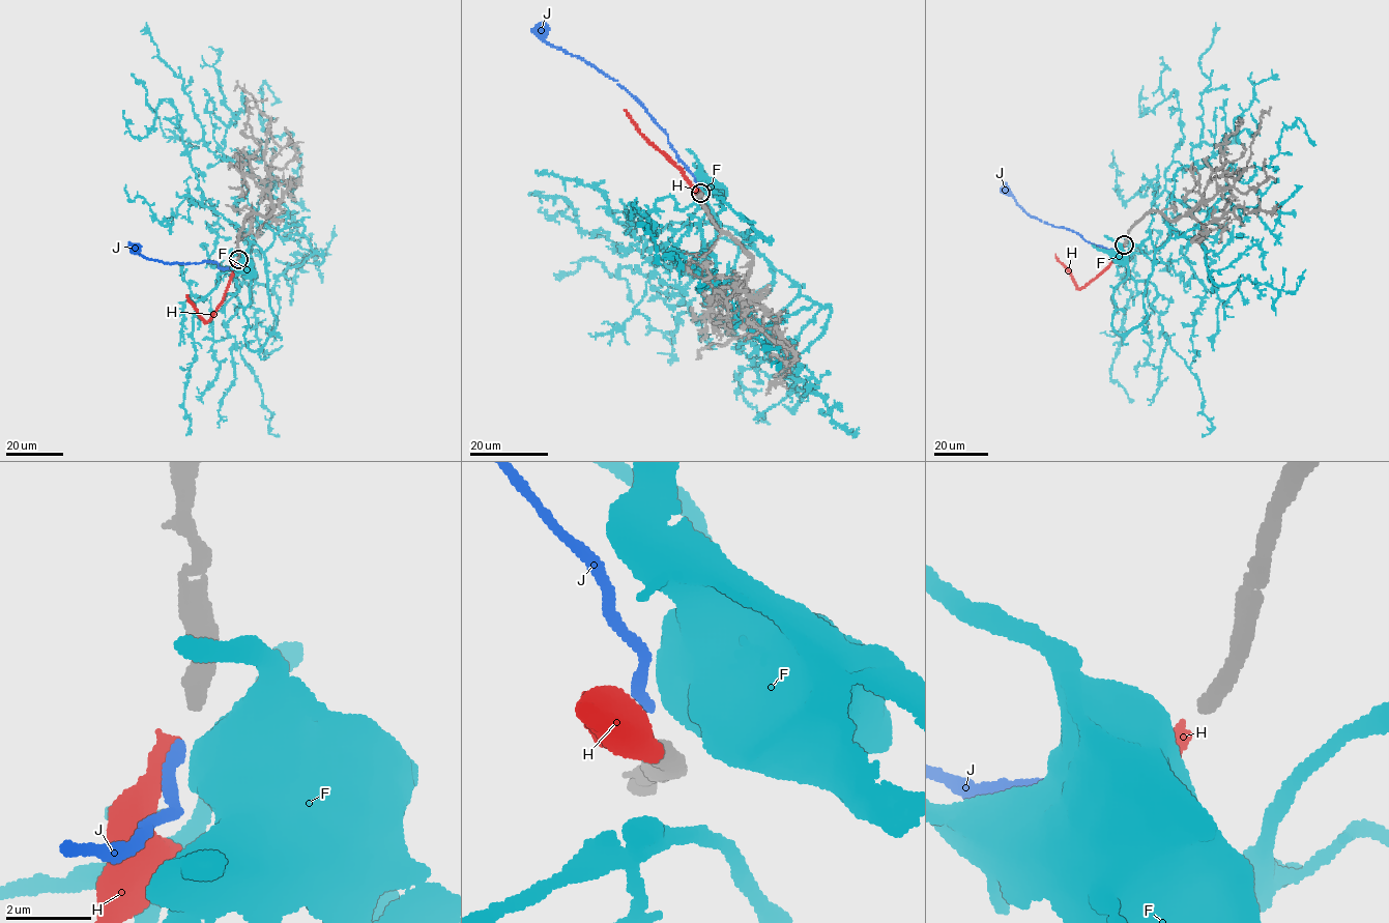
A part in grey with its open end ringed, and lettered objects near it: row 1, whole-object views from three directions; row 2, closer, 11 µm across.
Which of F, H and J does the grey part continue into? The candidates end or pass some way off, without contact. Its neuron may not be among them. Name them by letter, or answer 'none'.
H

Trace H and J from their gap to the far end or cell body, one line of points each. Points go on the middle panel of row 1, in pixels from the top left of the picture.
H: (699, 193), (682, 170), (647, 140), (624, 109)
J: (699, 190), (698, 183), (668, 141), (668, 136), (632, 95), (617, 81), (553, 47), (545, 40), (542, 29)

